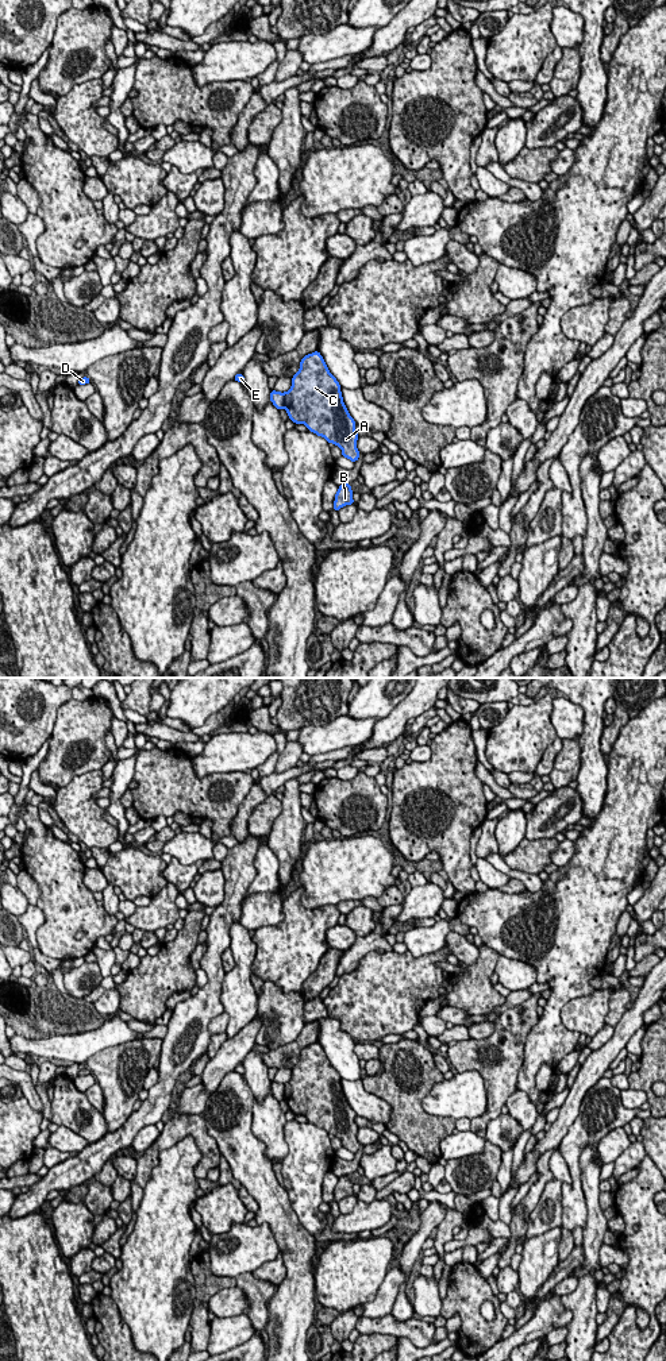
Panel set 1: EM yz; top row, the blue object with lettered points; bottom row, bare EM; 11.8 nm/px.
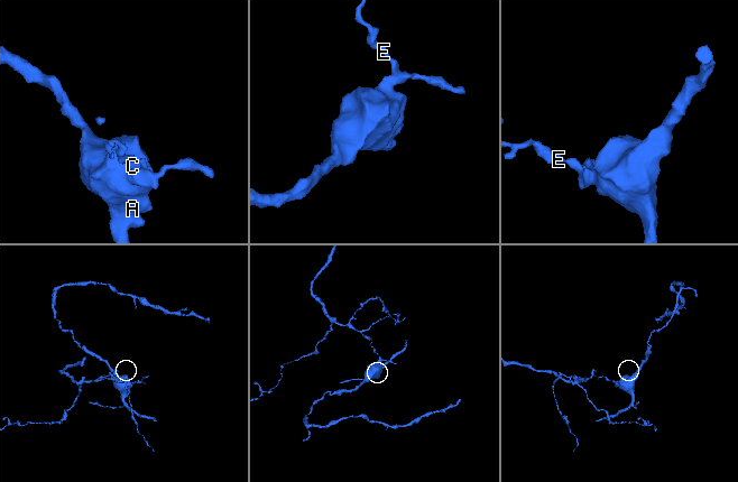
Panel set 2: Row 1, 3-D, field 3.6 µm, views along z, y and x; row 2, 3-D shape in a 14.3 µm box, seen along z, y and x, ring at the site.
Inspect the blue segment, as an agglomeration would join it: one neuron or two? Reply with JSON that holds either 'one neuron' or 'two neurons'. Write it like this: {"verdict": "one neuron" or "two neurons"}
{"verdict": "two neurons"}

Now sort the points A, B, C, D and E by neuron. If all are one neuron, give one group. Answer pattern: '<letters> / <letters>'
A B C / D E

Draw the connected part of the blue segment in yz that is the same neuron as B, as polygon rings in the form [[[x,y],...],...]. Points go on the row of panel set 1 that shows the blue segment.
[[[350,483],[340,485],[338,487],[338,493],[335,494],[334,510],[338,512],[340,508],[346,505],[353,505],[354,504],[353,494],[354,491],[351,490]]]

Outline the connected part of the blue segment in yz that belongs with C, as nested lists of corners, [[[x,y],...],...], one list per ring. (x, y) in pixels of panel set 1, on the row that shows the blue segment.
[[[319,351],[305,355],[300,362],[299,371],[292,377],[292,386],[284,393],[284,409],[294,424],[305,424],[308,431],[324,437],[342,450],[342,456],[357,462],[357,423],[350,416],[342,397],[340,385],[330,373]]]

